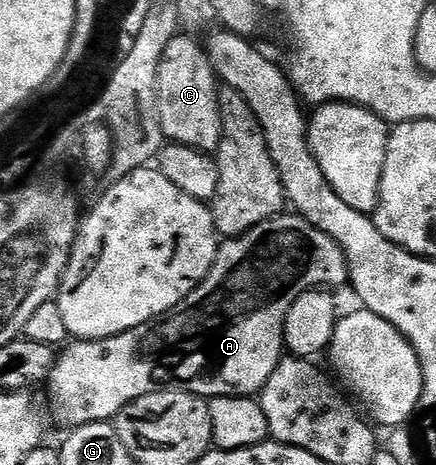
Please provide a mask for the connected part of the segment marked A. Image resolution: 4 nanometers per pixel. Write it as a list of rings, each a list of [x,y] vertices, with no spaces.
[[[286,212],[277,218],[269,218],[264,224],[252,228],[246,234],[241,234],[239,238],[225,239],[218,247],[218,255],[208,272],[208,276],[184,301],[176,304],[176,308],[172,308],[168,312],[161,314],[160,317],[140,324],[128,332],[120,332],[115,338],[91,338],[89,340],[71,341],[55,357],[54,367],[51,368],[48,379],[50,394],[54,397],[54,414],[60,421],[67,422],[67,427],[73,428],[75,426],[83,426],[89,422],[110,422],[125,406],[132,404],[132,400],[136,400],[140,396],[148,396],[157,390],[183,390],[184,392],[198,394],[201,398],[207,400],[212,398],[240,398],[243,396],[257,395],[264,388],[268,376],[272,376],[272,372],[284,357],[284,339],[282,333],[284,332],[284,324],[286,323],[286,317],[292,308],[292,304],[299,296],[309,290],[335,288],[334,286],[345,287],[349,277],[350,273],[346,267],[344,252],[340,248],[340,244],[336,240],[332,240],[332,236],[320,232],[320,228],[308,224],[294,212]]]

